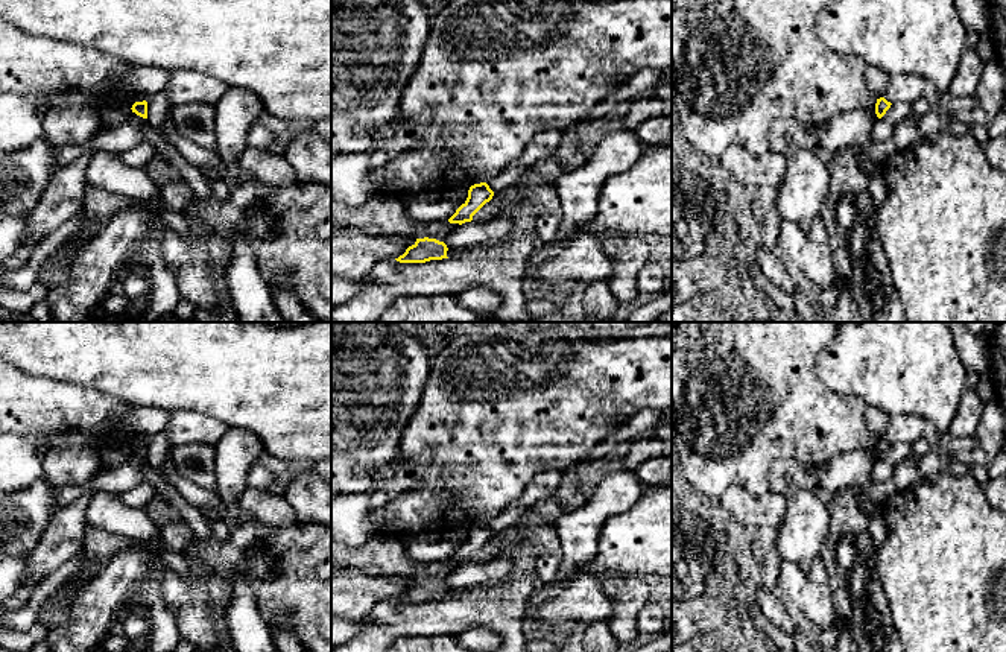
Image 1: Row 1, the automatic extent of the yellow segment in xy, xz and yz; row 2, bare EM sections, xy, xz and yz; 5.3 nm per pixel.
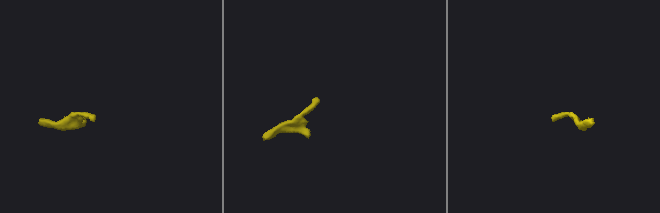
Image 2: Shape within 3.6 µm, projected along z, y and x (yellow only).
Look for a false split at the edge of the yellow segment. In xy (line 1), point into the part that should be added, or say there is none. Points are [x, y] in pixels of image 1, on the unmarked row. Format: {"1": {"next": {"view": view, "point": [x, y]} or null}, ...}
{"1": {"next": null}}

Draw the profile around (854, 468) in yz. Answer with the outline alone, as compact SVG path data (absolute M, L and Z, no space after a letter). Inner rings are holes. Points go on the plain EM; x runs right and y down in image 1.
M868 450L840 454L815 468L818 486L836 492L846 488L868 488L872 482L872 461Z

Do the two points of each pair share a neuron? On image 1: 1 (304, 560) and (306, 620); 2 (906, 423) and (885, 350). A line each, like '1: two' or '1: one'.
1: one
2: two

